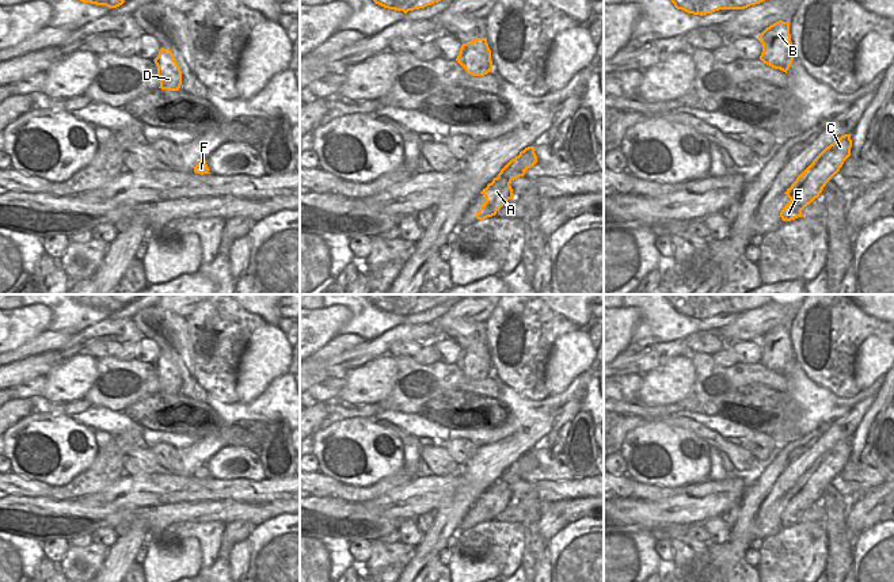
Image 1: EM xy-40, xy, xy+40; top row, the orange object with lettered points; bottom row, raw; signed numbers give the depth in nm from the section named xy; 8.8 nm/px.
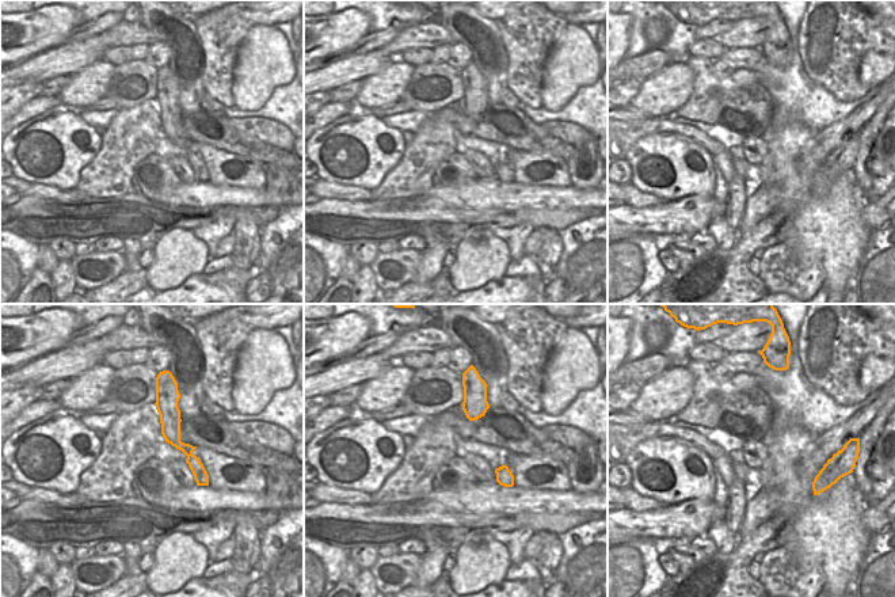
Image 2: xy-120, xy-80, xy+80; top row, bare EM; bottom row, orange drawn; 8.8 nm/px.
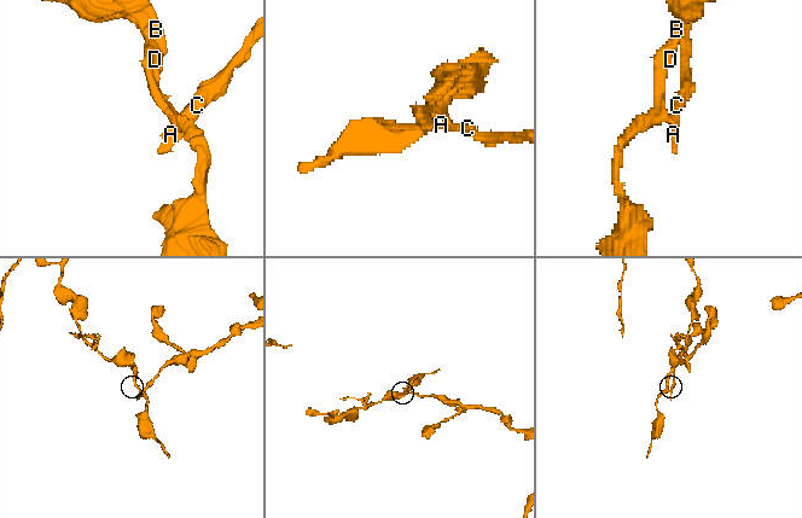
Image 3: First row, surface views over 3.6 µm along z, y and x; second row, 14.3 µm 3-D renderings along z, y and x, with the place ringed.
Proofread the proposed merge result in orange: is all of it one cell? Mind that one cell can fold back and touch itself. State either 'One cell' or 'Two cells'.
Two cells.

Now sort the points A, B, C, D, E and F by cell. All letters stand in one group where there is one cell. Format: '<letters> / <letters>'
A C E / B D F

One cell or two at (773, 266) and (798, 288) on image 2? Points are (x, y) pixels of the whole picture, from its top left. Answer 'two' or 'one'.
one

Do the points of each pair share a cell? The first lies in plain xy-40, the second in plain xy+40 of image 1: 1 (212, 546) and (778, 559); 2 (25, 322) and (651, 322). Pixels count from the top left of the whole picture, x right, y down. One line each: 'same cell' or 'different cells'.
1: same cell
2: different cells

